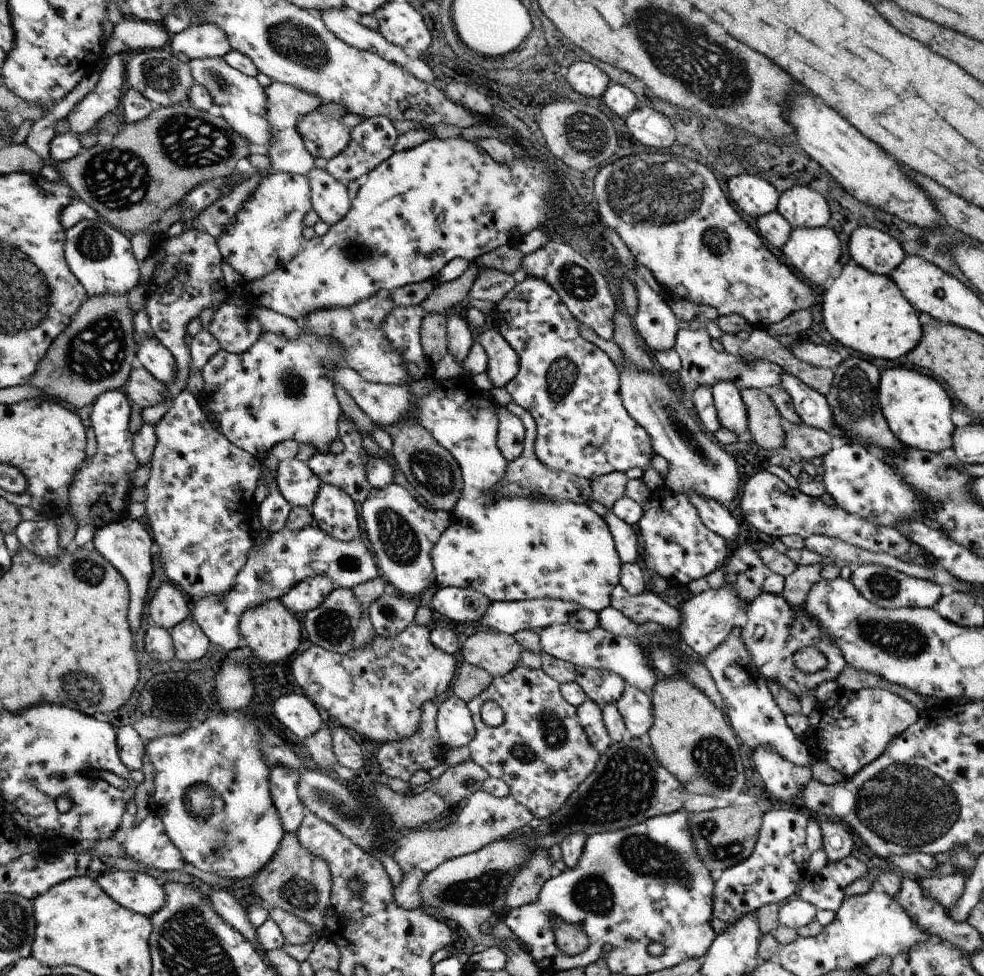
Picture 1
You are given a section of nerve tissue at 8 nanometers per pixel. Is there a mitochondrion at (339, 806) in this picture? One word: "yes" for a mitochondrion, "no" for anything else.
yes

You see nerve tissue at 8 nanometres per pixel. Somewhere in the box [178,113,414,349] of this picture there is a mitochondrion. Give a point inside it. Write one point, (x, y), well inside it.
(356, 252)

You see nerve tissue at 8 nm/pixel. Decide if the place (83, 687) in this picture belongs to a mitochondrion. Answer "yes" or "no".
yes

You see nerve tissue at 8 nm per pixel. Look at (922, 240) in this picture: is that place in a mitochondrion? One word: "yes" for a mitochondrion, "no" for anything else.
no

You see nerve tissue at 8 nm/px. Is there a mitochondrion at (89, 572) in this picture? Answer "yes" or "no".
yes

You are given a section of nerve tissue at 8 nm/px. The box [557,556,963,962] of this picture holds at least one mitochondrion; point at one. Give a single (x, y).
(591, 892)

